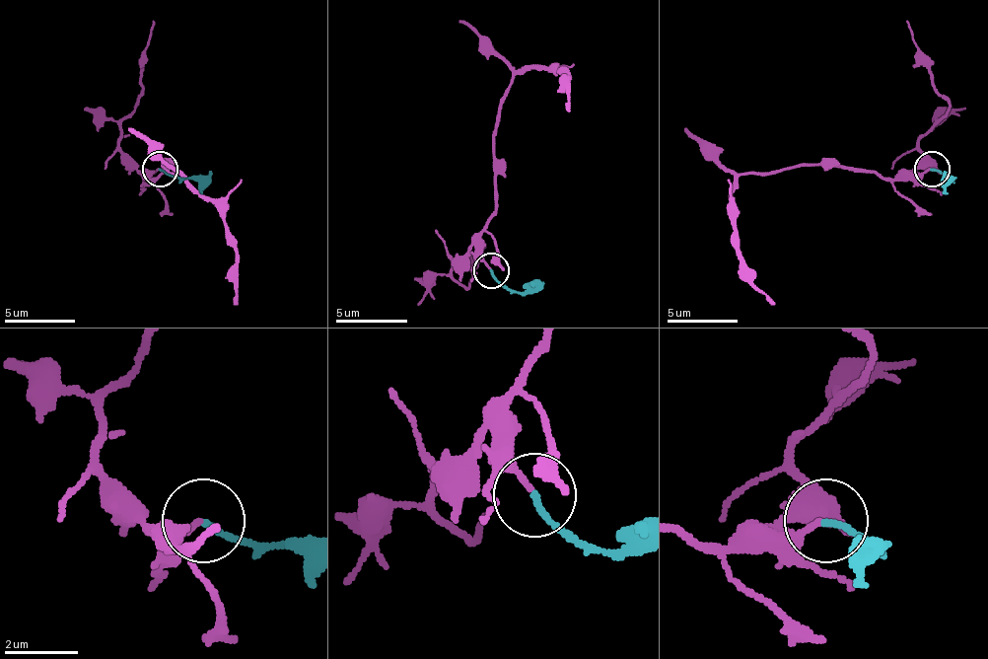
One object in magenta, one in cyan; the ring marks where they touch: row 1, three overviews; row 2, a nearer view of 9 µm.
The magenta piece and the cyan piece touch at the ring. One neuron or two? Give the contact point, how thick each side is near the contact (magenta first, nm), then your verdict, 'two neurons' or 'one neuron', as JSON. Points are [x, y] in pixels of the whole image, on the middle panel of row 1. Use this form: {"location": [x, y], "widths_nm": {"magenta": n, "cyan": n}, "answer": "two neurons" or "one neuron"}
{"location": [491, 270], "widths_nm": {"magenta": 150, "cyan": 160}, "answer": "one neuron"}

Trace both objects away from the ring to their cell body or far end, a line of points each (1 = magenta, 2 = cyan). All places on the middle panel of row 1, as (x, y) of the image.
1: (492, 267), (481, 254), (481, 236), (495, 207), (503, 93), (513, 78), (560, 68), (570, 110)
2: (492, 271), (517, 293), (534, 293), (541, 282)

